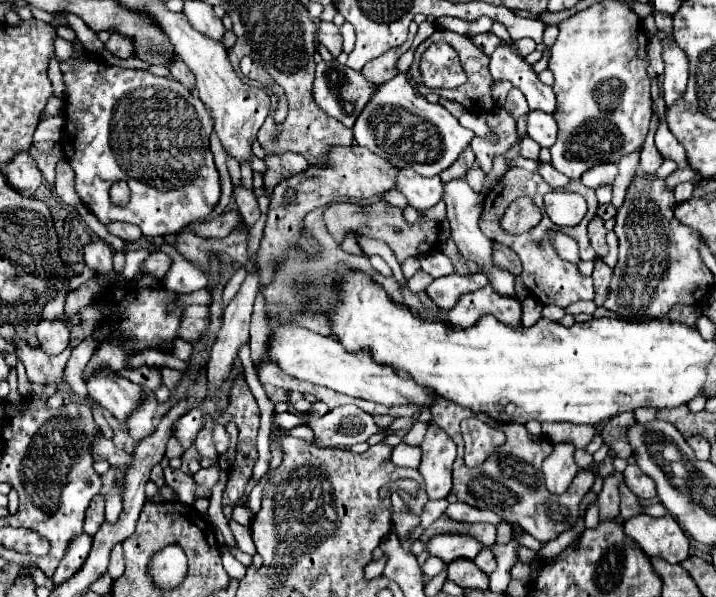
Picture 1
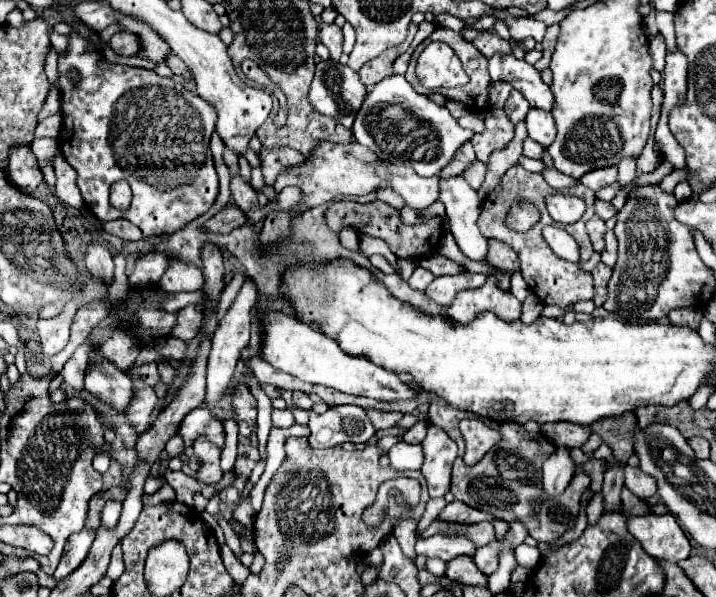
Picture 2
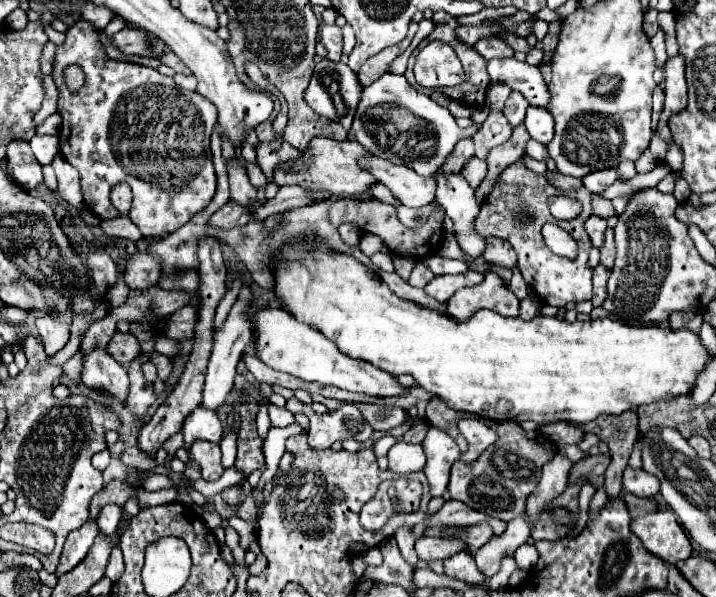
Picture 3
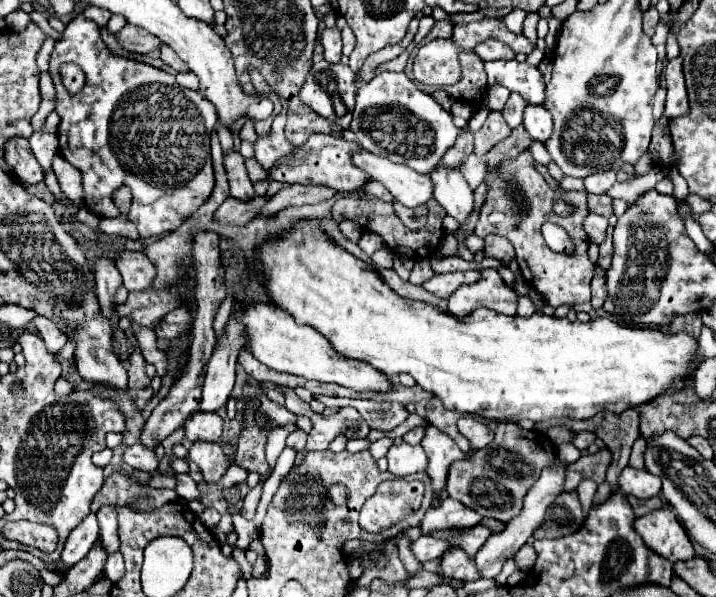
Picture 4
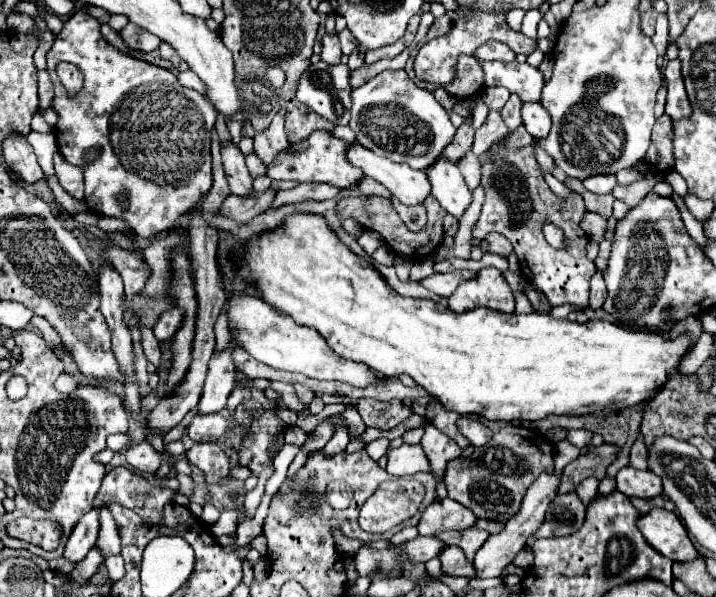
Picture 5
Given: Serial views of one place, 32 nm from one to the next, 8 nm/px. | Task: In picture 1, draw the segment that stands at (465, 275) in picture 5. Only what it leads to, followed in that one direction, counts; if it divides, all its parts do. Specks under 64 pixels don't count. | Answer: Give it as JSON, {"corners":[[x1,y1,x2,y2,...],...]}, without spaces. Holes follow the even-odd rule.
{"corners":[[450,274,450,276,436,278,426,288,426,292,442,310,452,310,454,304,460,300,460,296,480,290,486,284,488,284,488,278,484,274,470,274,470,276]]}

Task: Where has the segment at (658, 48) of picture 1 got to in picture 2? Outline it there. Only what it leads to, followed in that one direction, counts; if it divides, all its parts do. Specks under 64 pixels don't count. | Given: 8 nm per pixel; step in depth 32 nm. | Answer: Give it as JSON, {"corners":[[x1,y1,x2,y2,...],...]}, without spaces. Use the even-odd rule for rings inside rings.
{"corners":[[660,34,656,38,650,38,650,54,652,54,652,66,654,66,654,70,662,72,664,70,666,46,664,46,664,38]]}

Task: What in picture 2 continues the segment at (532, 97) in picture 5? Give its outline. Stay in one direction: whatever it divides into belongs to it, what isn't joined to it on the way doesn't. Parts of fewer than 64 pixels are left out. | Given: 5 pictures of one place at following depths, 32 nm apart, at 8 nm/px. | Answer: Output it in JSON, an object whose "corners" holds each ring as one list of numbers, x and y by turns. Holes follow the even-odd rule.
{"corners":[[494,54,490,58,488,68,494,82,496,80,510,82,516,90,524,94,524,98,532,108,540,108,546,112,552,110,552,102,554,102,552,90,542,82,536,68,530,66,528,62,514,58,514,54]]}

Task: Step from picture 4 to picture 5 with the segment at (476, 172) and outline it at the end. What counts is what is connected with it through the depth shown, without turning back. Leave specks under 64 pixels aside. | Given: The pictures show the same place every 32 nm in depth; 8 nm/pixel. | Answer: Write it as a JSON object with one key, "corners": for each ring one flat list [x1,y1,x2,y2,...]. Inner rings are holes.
{"corners":[[468,152,468,156,464,156,464,160,460,160,460,164,458,164,470,190,474,190,480,184,480,178,482,178,482,164,480,162,482,160,474,152]]}

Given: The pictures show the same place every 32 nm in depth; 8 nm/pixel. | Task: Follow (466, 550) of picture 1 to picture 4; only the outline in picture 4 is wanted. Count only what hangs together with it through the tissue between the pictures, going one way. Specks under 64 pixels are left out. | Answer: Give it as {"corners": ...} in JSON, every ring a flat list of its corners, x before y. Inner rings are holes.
{"corners":[[420,536,418,540,412,542,412,552,416,554,416,558,420,562,428,562,428,560,440,560,450,548,454,548,448,540,438,540,432,536]]}

